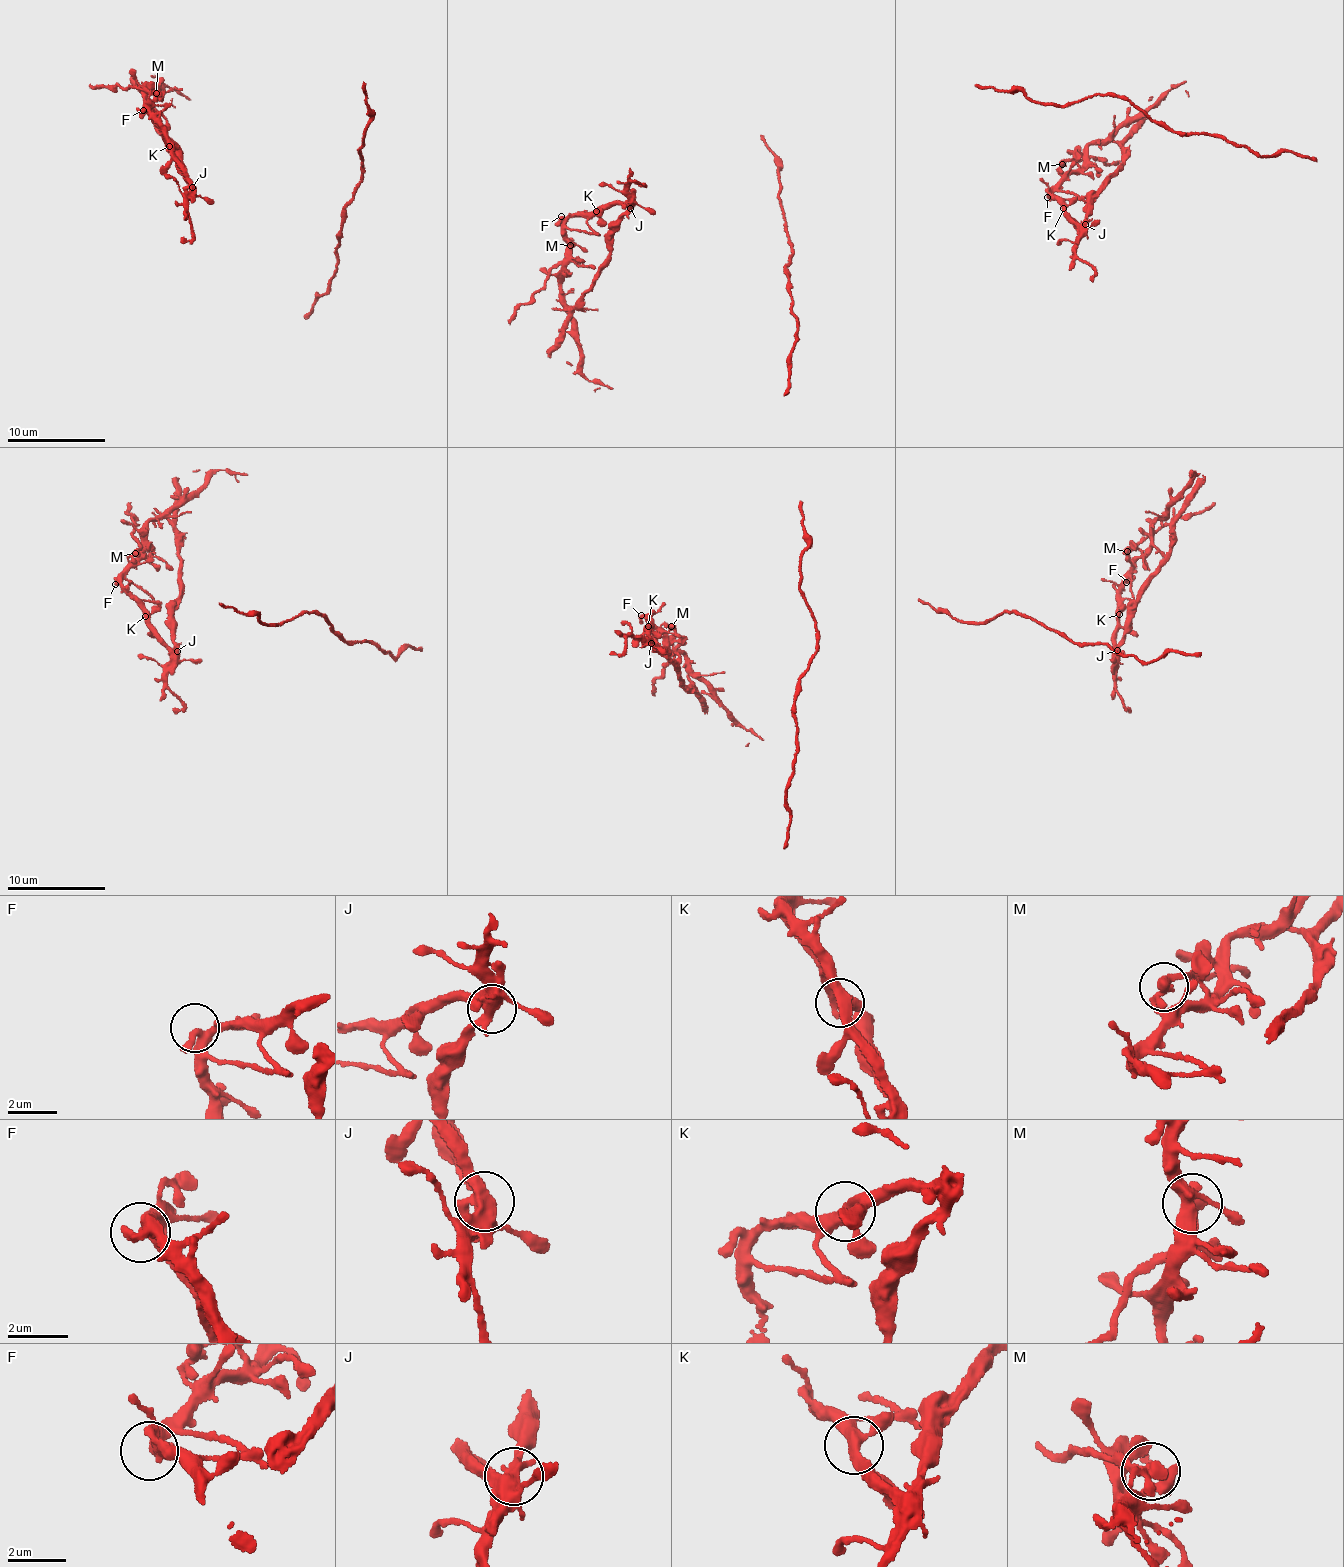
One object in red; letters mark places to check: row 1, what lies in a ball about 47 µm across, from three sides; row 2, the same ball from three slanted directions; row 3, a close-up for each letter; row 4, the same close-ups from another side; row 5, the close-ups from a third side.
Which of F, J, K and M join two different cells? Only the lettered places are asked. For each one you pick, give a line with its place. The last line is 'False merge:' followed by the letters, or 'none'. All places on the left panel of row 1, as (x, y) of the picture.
J: place (192, 187)
M: place (156, 93)
False merge: J, M

